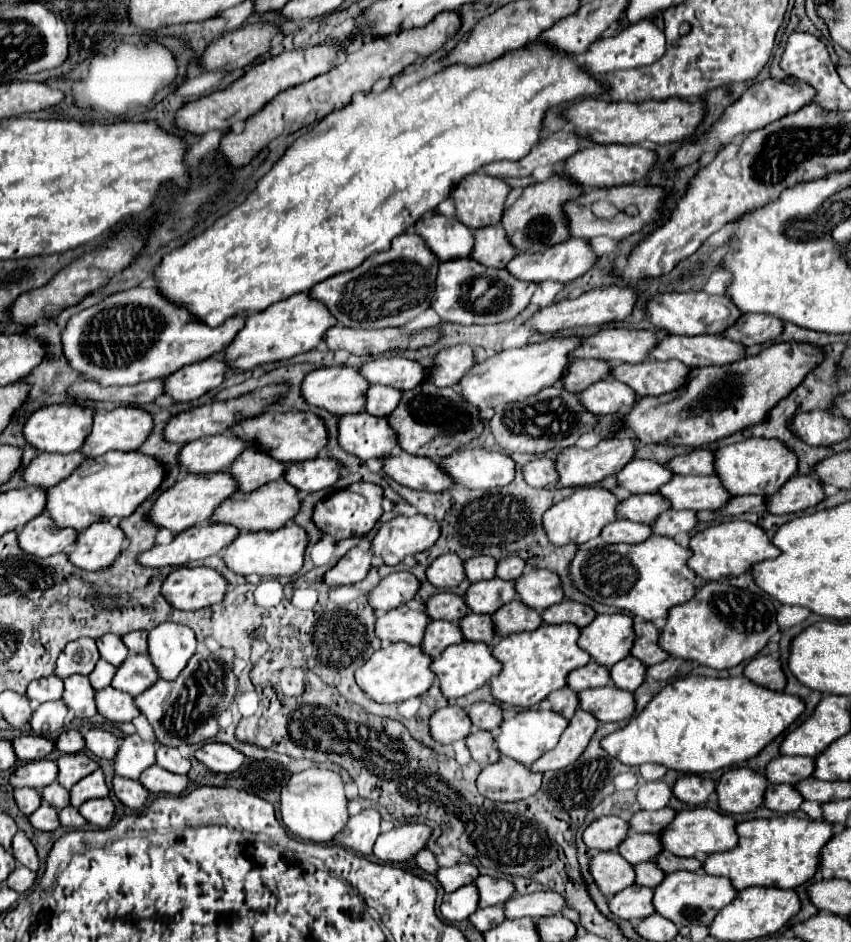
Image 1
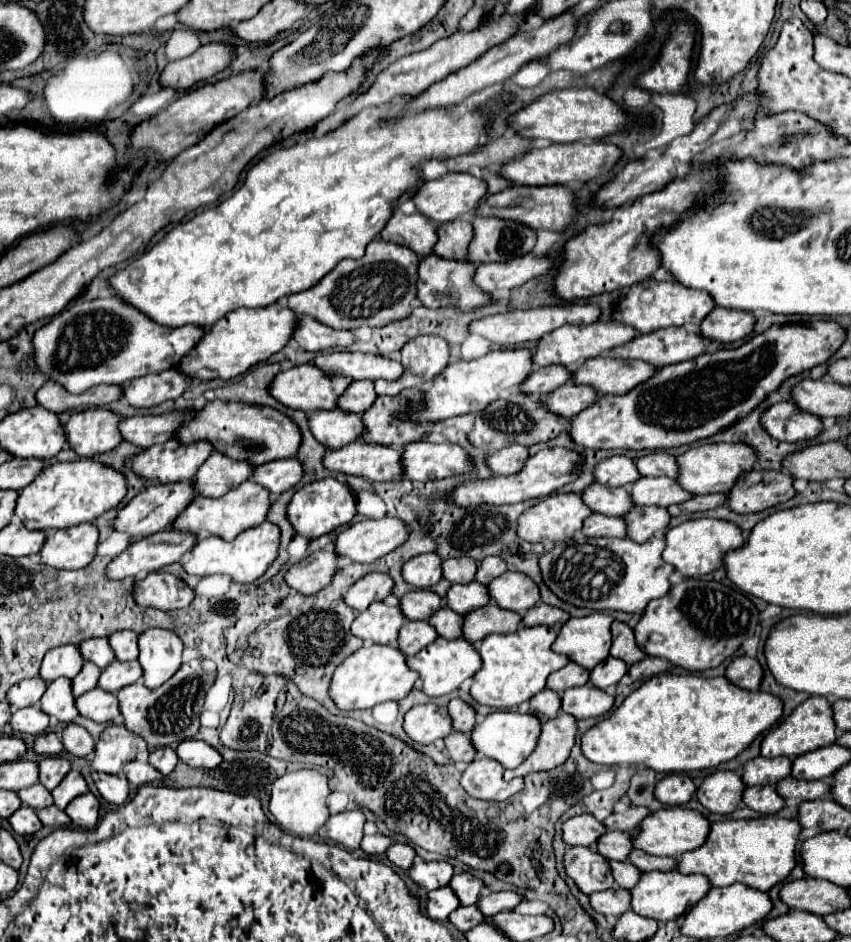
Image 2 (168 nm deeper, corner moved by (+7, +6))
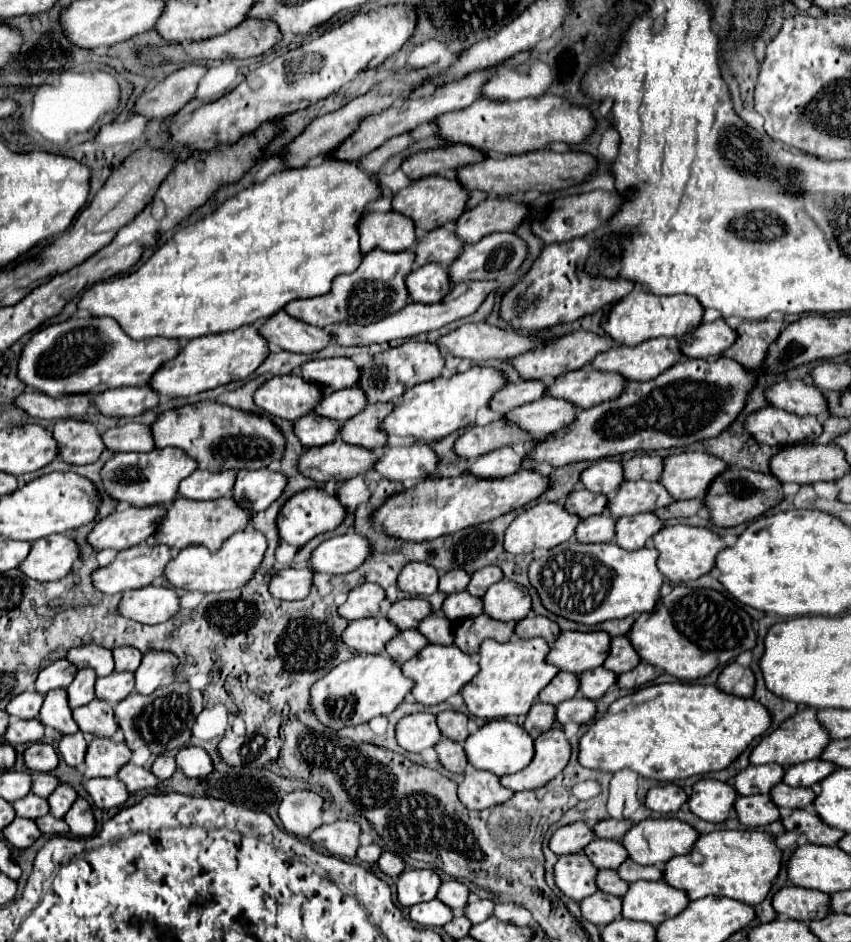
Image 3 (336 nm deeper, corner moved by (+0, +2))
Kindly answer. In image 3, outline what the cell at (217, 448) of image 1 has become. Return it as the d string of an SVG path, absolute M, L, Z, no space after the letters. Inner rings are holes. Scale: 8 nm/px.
M154 448L146 454L126 452L114 454L102 468L102 482L106 492L118 502L130 502L134 506L170 504L178 494L178 484L198 468L198 462L186 456L180 448Z

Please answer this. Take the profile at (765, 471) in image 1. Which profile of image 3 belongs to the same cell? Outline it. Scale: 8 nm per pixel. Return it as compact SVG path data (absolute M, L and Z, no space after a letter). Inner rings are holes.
M684 452L666 458L662 484L674 500L704 498L710 484L726 472L728 464L708 452Z

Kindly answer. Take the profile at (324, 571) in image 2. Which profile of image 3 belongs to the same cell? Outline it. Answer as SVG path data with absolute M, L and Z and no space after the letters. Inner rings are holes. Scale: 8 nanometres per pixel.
M286 568L272 576L270 592L280 600L304 600L312 588L312 568Z

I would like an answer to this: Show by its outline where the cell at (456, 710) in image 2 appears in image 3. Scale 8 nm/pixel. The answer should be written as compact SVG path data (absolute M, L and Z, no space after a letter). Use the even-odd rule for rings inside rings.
M446 710L440 712L438 716L438 728L442 730L442 734L454 742L464 744L464 740L468 738L468 716L464 712L454 712L454 710Z

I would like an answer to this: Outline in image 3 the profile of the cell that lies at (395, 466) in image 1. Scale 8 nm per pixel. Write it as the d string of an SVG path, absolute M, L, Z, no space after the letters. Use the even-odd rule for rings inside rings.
M336 438L332 444L306 450L300 458L300 472L316 482L342 482L374 470L376 462L378 456L374 452Z

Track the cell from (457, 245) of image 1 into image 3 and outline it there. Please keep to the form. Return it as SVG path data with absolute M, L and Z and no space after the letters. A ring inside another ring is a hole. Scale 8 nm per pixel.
M401 169L396 170L391 174L392 184L390 188L383 188L382 196L370 202L366 206L364 218L358 226L360 230L360 250L362 254L380 248L386 252L398 252L398 250L408 250L408 248L416 248L418 244L418 236L416 236L416 226L412 224L412 220L408 216L402 216L400 212L394 212L391 206L391 201L394 196L394 191L399 191L404 187L409 186L414 180L407 176Z

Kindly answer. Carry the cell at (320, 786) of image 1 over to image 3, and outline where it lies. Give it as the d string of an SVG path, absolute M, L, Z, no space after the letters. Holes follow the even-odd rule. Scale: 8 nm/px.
M294 790L284 794L278 816L286 832L308 838L322 824L324 798L314 790Z

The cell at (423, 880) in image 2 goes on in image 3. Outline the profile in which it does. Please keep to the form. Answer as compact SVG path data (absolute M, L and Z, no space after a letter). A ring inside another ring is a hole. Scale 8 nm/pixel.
M406 870L400 874L396 892L398 892L398 902L402 906L414 906L420 902L434 900L438 894L442 880L436 870Z

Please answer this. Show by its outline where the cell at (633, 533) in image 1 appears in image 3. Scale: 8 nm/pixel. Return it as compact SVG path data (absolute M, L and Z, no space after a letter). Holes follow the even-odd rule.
M598 514L584 518L576 528L578 542L612 542L616 536L616 518Z

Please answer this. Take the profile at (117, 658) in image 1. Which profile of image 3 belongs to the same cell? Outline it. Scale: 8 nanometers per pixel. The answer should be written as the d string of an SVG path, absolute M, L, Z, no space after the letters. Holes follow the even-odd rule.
M88 644L88 646L80 646L80 648L72 648L68 650L66 656L72 664L76 664L78 668L94 668L98 676L108 676L114 672L114 660L112 660L112 650L102 648L98 644Z

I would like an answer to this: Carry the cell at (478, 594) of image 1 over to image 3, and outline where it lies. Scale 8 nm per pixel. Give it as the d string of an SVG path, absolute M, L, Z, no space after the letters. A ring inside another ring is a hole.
M458 592L446 596L442 604L442 612L446 614L448 620L464 620L464 618L474 618L482 614L482 598L472 596L470 592Z

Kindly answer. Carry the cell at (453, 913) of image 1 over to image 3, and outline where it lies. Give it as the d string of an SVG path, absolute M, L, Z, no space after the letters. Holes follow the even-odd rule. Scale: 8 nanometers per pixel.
M430 900L430 902L422 902L410 908L410 918L422 926L444 926L446 922L450 922L454 918L454 910L448 908L444 902L440 900Z

